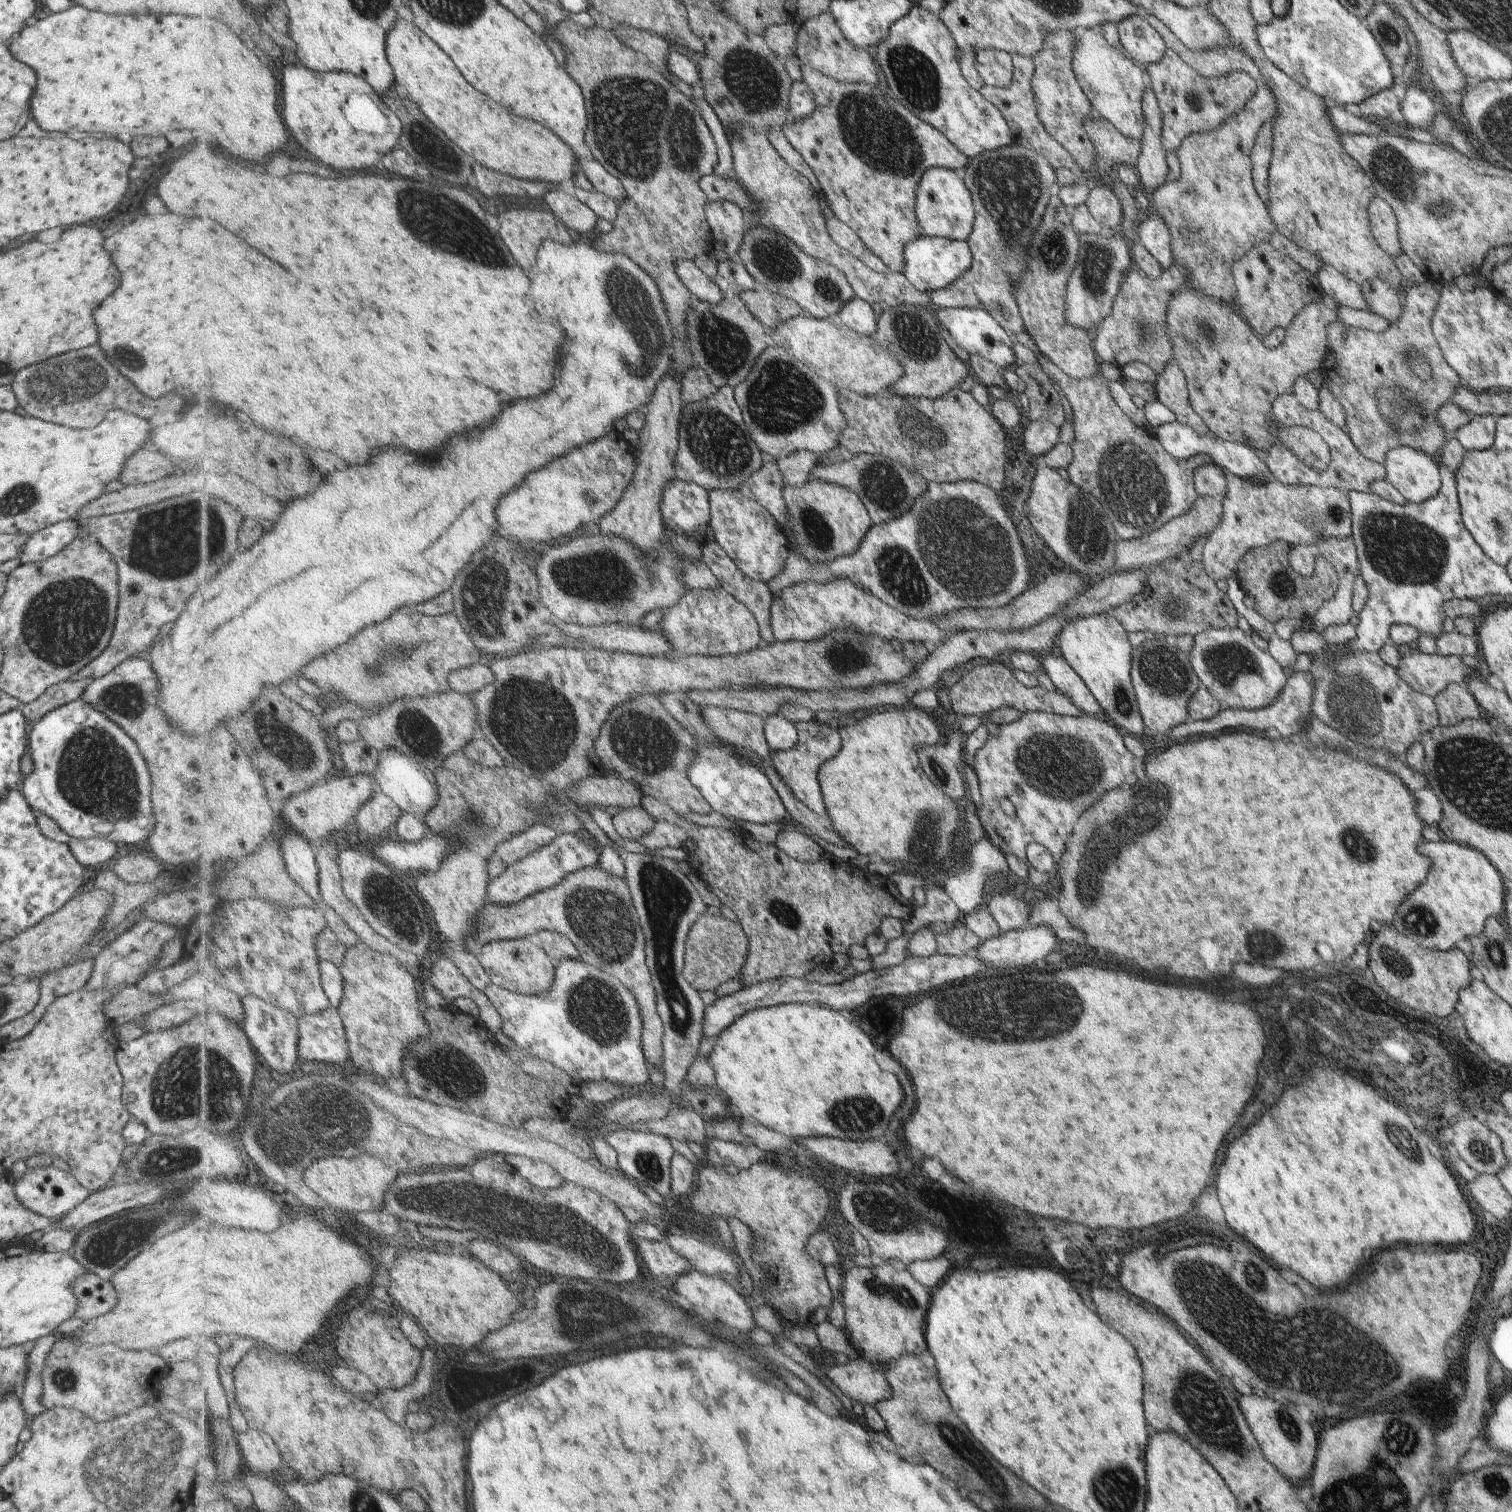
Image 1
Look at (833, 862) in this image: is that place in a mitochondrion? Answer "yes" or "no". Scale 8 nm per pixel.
no

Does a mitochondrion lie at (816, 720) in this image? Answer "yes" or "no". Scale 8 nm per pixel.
no

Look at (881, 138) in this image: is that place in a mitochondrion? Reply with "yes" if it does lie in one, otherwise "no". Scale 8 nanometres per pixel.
yes

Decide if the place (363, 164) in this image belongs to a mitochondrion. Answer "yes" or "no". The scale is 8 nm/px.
no

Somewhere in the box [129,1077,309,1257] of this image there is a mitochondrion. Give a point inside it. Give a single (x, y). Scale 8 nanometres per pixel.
(166, 1158)

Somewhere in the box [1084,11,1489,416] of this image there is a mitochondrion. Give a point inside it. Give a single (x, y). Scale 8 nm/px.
(1392, 170)

